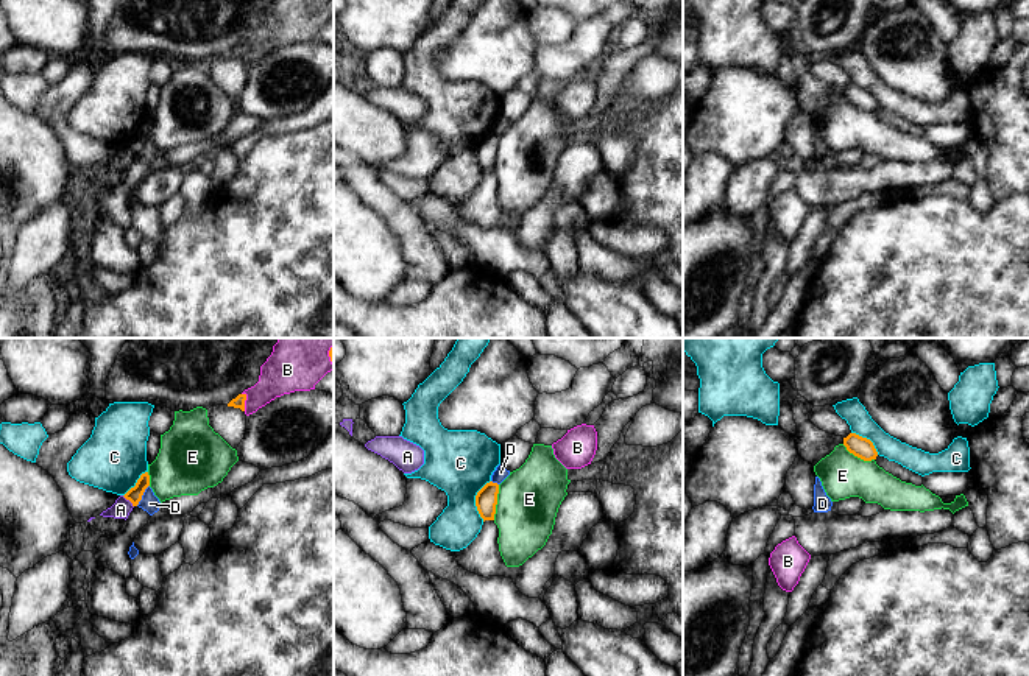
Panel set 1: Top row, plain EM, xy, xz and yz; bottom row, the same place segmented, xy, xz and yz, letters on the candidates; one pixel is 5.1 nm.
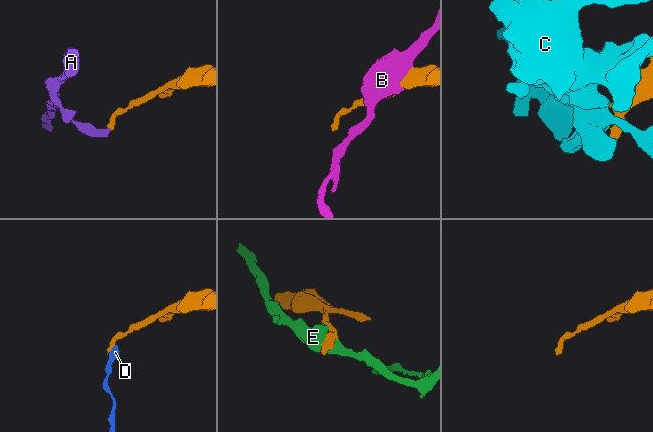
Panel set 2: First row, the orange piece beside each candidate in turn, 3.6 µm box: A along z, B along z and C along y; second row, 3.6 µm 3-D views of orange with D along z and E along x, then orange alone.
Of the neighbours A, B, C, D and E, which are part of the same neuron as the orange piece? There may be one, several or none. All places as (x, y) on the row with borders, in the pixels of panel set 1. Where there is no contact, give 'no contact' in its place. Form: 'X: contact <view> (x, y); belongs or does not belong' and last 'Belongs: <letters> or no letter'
A: contact xy (128, 499); does not belong
B: contact xy (243, 402); does not belong
C: contact xz (476, 500); does not belong
D: contact xy (142, 494); does not belong
E: contact xz (496, 502); does not belong
Belongs: no letter

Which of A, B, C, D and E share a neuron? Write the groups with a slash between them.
A / B / C / D / E

